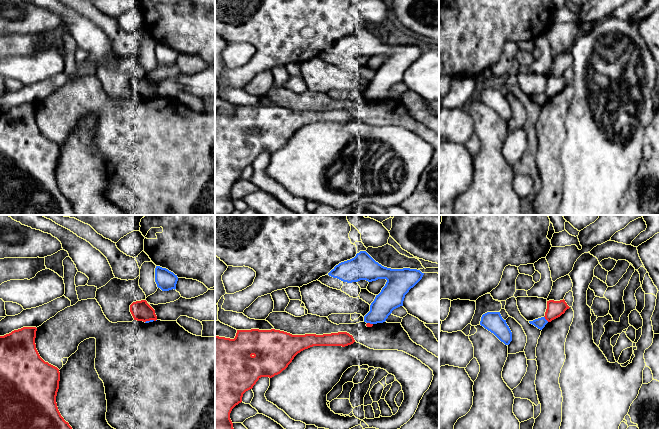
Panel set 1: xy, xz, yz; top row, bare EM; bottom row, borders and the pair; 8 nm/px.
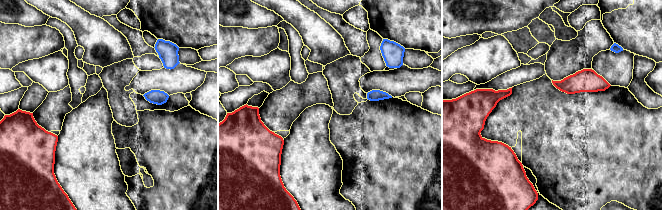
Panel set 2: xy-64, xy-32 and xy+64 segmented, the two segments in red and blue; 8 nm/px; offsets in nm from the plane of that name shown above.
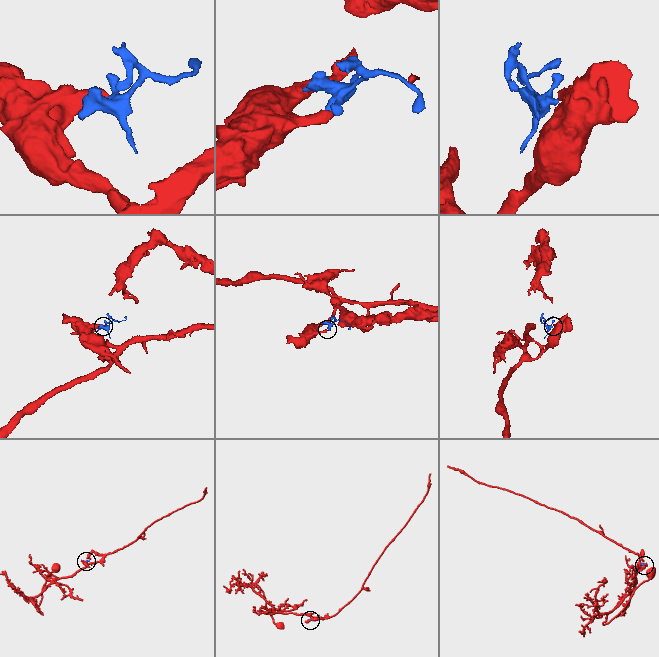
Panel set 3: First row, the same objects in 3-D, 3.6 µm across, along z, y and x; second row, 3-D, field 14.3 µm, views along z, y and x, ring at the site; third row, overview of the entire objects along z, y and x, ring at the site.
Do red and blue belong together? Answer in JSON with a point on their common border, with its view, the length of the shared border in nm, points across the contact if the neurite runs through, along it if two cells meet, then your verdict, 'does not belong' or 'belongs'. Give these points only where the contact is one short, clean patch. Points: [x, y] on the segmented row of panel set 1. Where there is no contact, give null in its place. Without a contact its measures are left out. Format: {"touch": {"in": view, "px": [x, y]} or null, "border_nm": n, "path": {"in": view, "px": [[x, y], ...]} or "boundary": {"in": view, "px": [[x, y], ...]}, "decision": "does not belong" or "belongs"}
{"touch": {"in": "yz", "px": [546, 319]}, "border_nm": 60, "decision": "does not belong"}

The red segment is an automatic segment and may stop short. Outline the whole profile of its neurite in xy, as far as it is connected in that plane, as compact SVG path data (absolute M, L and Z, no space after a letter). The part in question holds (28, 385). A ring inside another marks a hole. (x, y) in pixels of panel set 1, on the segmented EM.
M23 327L4 336L0 336L0 429L72 429L69 423L61 416L56 403L60 381L59 369L45 362L40 357L35 344L36 331L36 327Z

